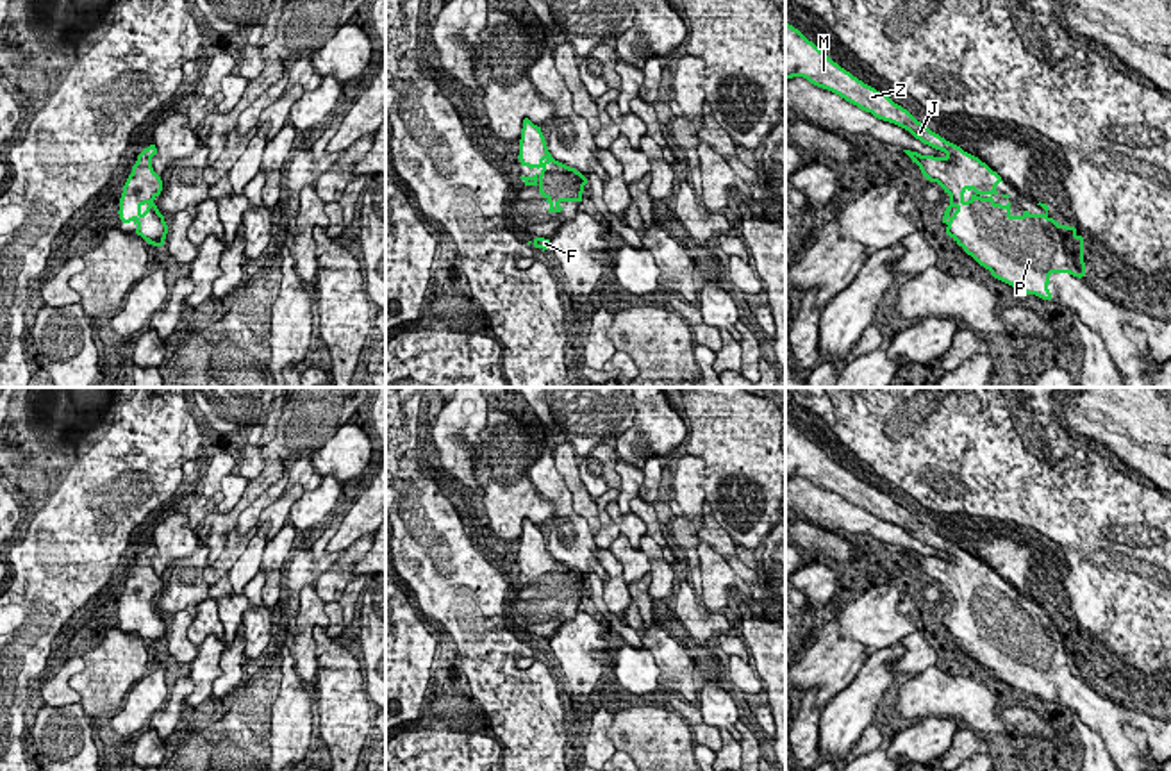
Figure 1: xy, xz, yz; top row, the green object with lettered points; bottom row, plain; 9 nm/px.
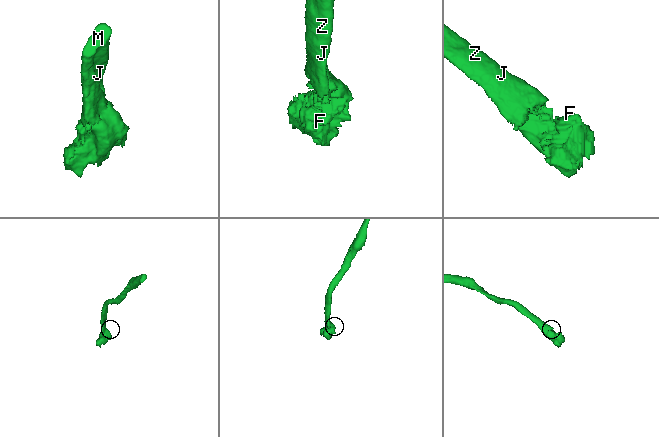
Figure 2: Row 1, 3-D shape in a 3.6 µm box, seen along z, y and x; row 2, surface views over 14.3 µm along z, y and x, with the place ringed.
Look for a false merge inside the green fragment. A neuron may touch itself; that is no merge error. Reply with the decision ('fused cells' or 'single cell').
single cell

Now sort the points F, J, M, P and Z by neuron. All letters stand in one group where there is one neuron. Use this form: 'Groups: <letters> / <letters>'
Groups: F J M P Z

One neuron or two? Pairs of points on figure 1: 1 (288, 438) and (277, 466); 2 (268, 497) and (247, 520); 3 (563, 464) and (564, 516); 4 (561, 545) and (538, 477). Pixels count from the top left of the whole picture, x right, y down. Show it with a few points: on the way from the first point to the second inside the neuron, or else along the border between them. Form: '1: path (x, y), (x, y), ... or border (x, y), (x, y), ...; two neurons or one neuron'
1: path (288, 445), (288, 450), (279, 459); one neuron
2: path (263, 502), (250, 514); one neuron
3: border (552, 441), (554, 466), (582, 516); two neurons
4: path (563, 529), (563, 502), (554, 493); one neuron

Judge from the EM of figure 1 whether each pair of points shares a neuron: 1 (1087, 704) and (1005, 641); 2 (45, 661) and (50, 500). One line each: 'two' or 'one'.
1: one
2: one

